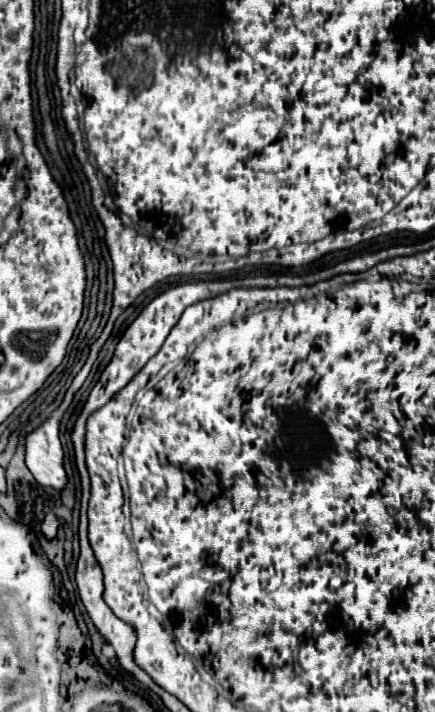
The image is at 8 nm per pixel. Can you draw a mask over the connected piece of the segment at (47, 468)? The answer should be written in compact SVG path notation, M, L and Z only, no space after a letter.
M57 409L41 427L25 435L27 453L25 463L31 469L37 483L63 491L67 487L65 471L65 451L61 445L61 421L63 409Z

